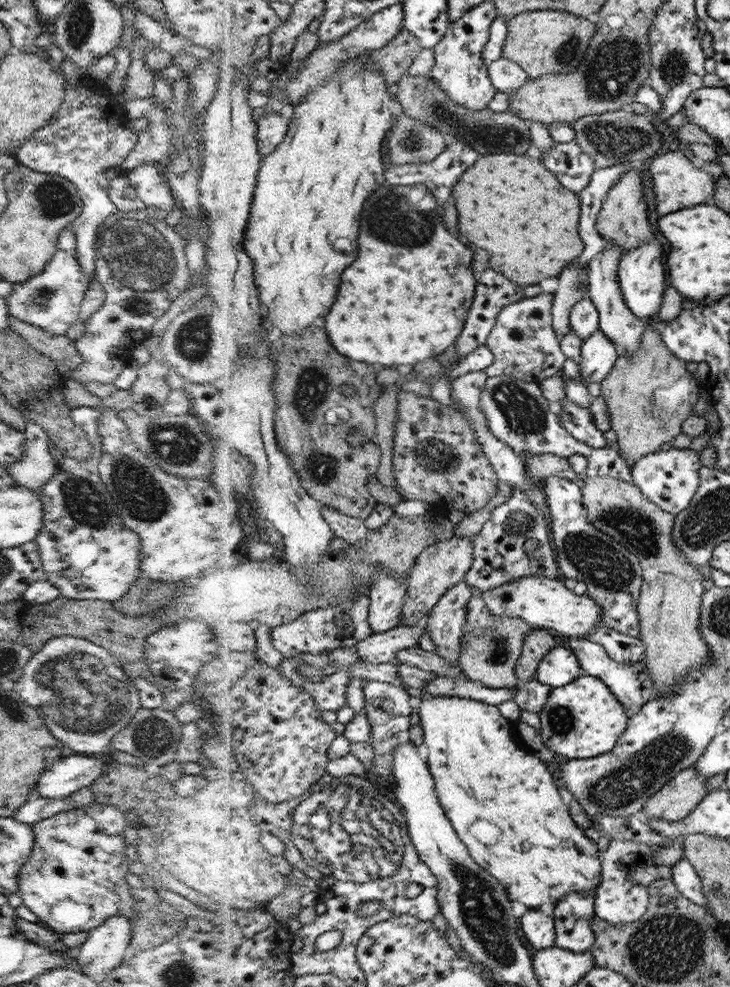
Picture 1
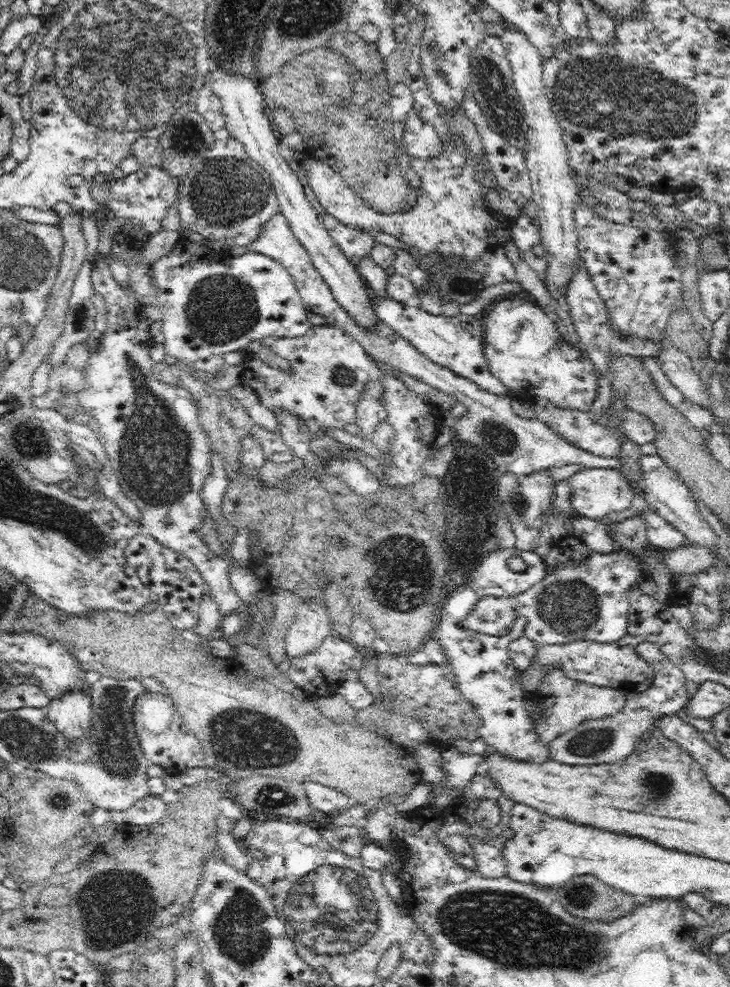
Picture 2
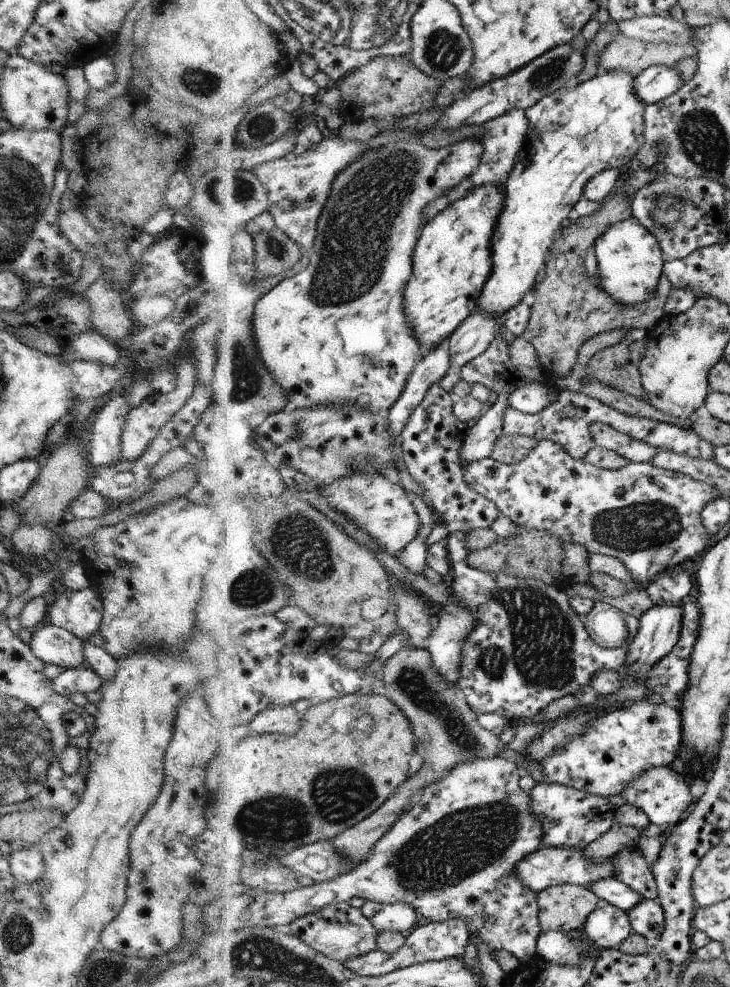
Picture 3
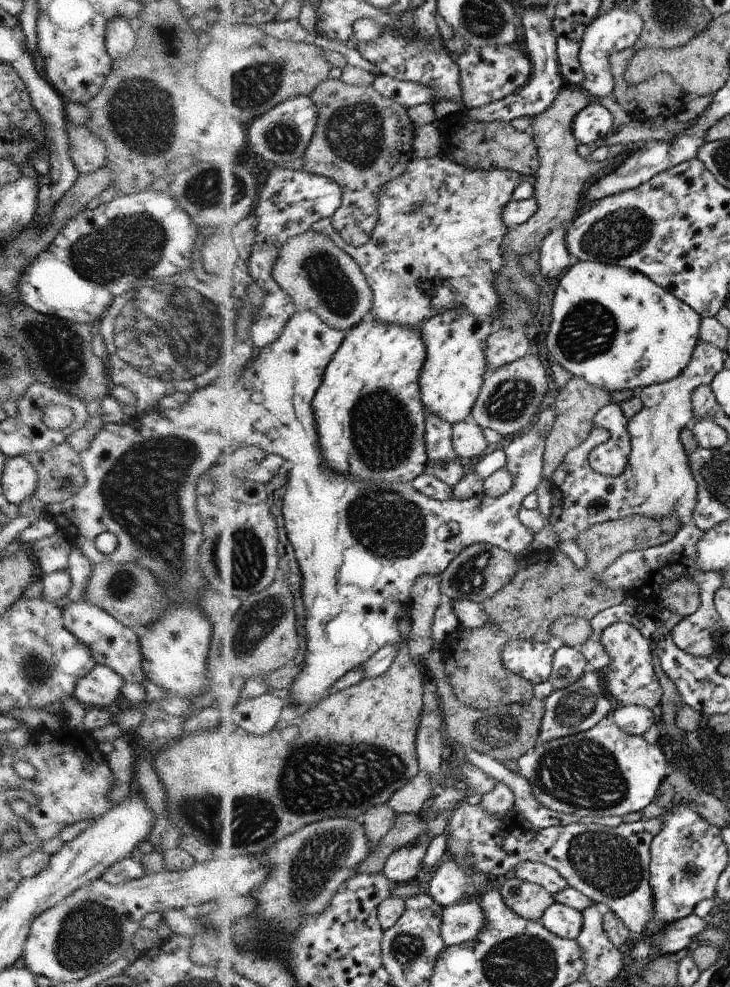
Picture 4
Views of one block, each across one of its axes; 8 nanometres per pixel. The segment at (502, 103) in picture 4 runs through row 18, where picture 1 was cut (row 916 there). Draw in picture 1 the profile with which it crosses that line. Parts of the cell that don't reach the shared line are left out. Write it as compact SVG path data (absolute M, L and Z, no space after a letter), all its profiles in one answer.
M540 909L528 911L521 920L523 936L534 950L549 949L555 946L555 924L553 918Z

